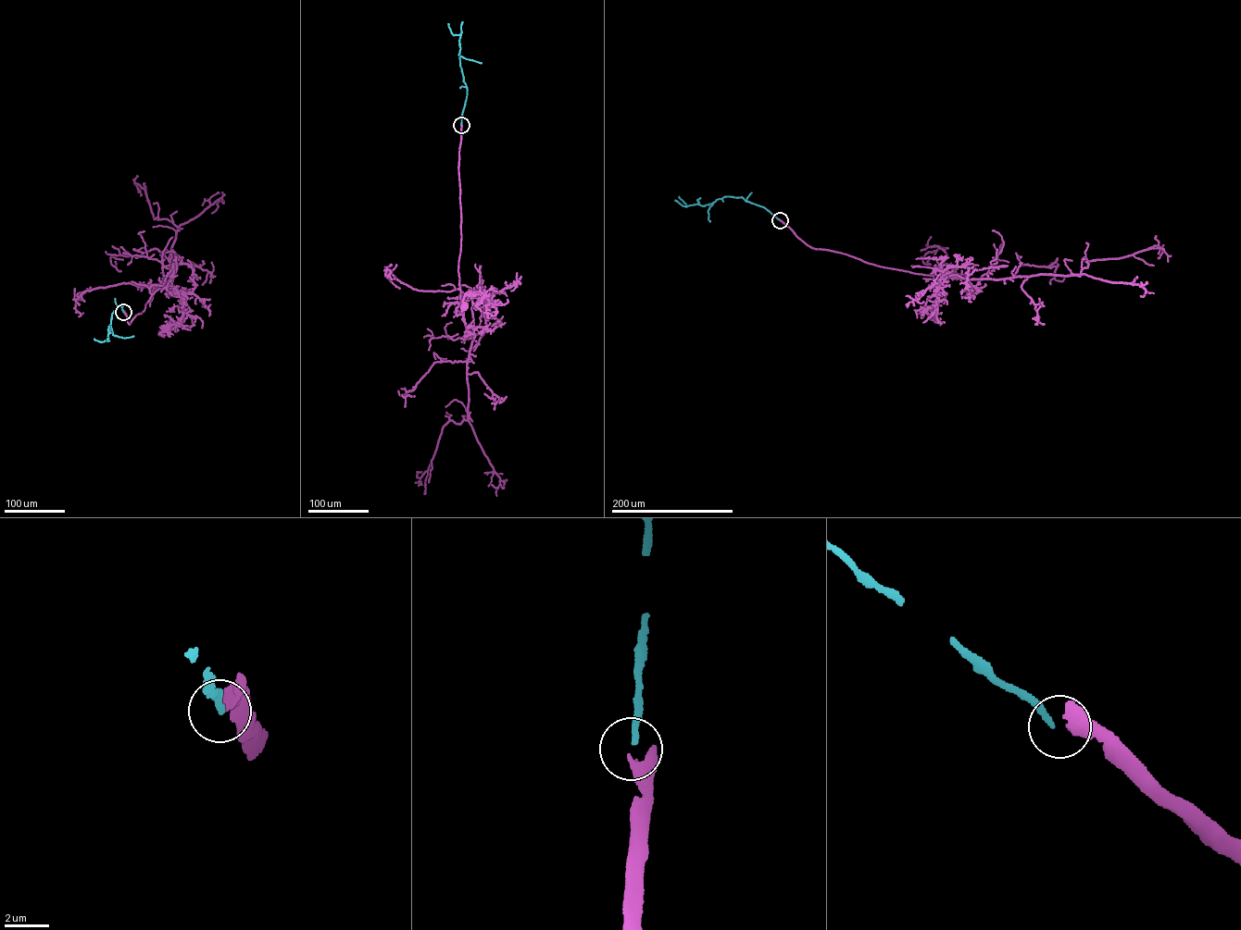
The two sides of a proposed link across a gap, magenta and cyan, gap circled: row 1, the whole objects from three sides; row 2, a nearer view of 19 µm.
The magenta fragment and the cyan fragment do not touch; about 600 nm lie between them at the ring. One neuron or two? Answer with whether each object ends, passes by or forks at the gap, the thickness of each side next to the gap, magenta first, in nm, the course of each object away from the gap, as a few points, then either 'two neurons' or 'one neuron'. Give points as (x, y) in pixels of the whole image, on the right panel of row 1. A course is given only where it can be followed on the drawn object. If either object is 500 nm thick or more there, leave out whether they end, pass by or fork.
magenta ends there; cyan ends there; 360 nm thick on the magenta side, 260 nm on the other; magenta runs (780, 220), (814, 248), (913, 273), (941, 274), (938, 302), (922, 311), (935, 318); cyan runs (780, 220), (764, 207), (743, 197), (724, 196), (704, 205), (698, 204), (686, 206), (679, 196); two neurons

